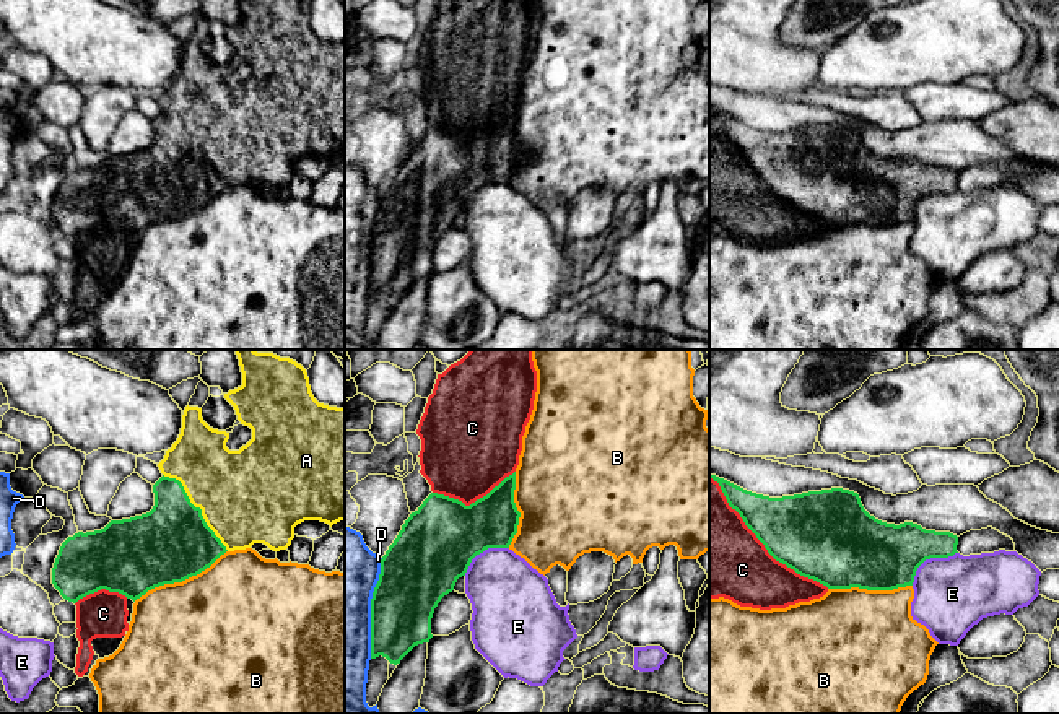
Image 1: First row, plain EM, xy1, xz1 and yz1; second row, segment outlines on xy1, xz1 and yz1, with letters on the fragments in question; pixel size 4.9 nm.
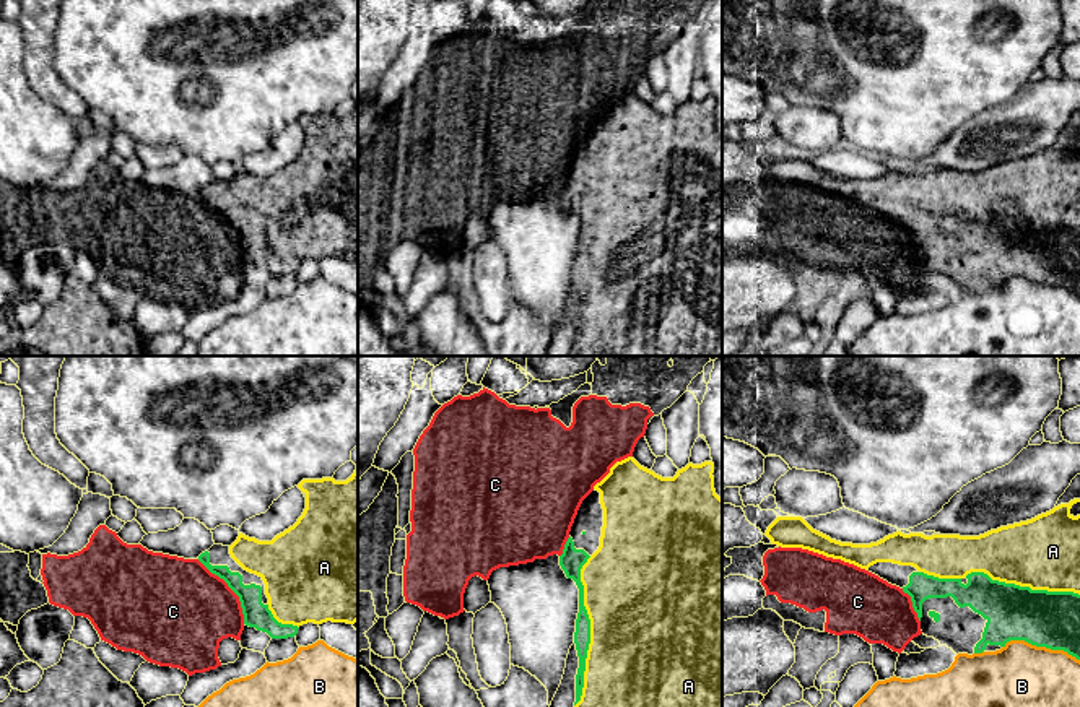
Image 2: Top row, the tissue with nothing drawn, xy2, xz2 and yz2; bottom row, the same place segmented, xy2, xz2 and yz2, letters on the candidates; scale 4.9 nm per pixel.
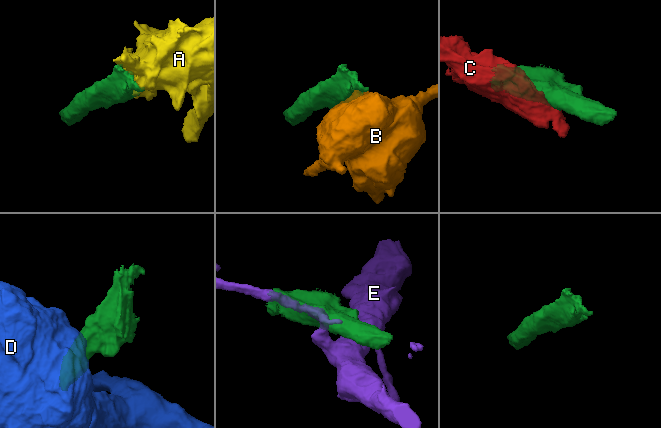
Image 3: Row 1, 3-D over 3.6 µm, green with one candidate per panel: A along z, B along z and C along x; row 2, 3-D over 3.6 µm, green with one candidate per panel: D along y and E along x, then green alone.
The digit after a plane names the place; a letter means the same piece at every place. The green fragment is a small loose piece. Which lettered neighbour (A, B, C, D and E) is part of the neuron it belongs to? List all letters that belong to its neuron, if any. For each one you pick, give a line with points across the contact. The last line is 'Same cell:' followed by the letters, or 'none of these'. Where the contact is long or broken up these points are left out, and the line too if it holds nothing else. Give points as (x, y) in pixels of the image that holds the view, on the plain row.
Same cell: A

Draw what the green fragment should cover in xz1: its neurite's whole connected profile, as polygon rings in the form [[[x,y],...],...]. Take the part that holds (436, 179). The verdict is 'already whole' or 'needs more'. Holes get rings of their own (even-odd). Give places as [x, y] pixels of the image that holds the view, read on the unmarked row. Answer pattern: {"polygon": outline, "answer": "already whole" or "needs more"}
{"polygon": [[[516,107],[506,112],[486,132],[470,141],[462,137],[431,128],[423,140],[410,150],[394,179],[381,195],[381,210],[371,234],[371,294],[386,293],[397,301],[418,280],[429,278],[431,254],[444,231],[454,226],[459,213],[465,211],[472,195],[488,184],[509,184],[517,169],[521,148],[514,138]]], "answer": "already whole"}

